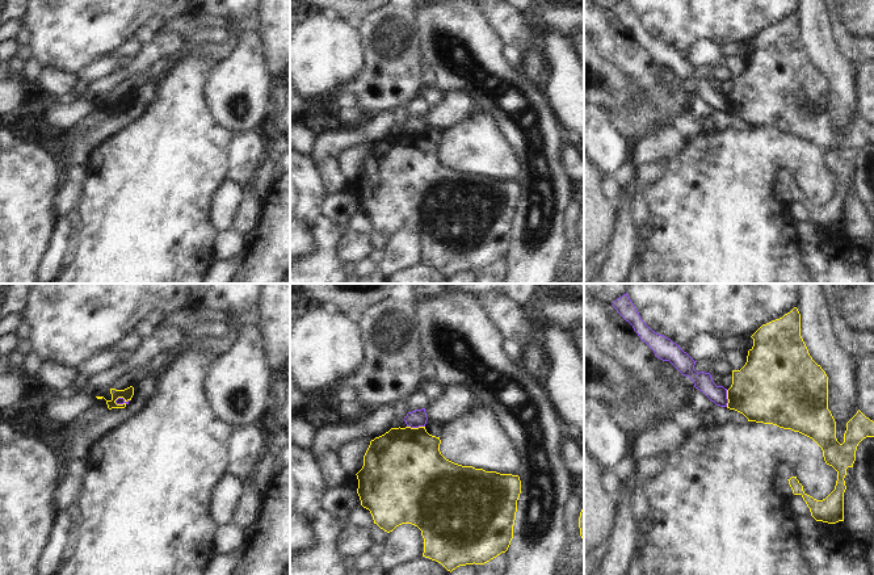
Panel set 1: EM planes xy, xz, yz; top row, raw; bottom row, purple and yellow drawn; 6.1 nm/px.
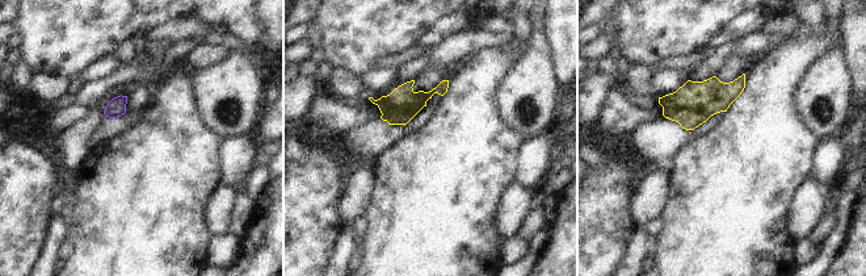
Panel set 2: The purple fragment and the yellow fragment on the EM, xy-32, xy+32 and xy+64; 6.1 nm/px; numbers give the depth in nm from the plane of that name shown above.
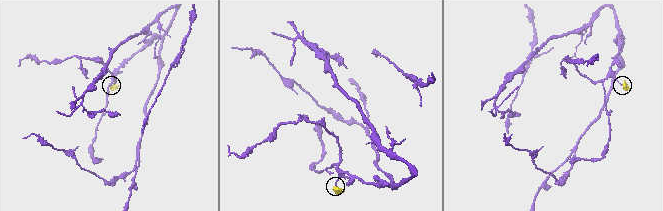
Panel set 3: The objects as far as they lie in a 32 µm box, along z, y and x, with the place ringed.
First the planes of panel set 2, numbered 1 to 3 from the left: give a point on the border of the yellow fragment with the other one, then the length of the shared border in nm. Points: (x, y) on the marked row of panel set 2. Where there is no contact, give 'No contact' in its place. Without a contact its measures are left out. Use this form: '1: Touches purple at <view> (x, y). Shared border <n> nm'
1: No contact
2: No contact
3: No contact.

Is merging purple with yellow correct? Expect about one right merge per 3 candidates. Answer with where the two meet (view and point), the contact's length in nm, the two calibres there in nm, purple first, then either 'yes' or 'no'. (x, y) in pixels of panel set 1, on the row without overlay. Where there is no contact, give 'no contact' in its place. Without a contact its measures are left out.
xz (416, 133) | 110 nm | 110/460 nm | no

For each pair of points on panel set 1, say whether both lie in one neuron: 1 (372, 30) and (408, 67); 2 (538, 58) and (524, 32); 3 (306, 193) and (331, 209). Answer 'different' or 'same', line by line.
1: same
2: different
3: different

